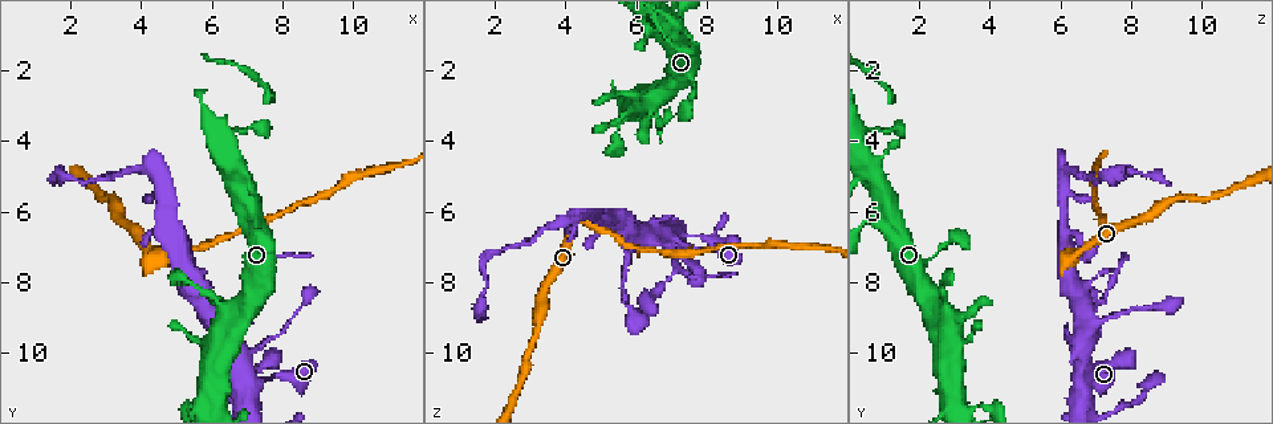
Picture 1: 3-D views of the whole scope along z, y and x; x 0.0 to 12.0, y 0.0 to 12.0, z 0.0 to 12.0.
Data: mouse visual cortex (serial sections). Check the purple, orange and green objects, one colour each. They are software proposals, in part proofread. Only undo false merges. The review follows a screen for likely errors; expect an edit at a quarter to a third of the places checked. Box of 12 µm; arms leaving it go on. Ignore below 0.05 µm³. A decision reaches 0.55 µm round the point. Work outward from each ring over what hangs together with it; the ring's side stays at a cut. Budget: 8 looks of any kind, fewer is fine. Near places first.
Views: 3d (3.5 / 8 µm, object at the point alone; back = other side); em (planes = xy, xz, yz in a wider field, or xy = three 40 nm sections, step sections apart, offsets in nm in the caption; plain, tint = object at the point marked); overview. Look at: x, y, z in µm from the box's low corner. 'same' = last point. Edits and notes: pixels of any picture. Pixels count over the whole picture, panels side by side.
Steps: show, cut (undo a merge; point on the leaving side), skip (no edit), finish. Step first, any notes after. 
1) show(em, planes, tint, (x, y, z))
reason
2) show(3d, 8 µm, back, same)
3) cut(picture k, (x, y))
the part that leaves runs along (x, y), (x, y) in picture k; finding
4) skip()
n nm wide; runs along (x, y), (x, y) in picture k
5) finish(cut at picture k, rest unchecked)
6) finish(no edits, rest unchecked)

show(3d, 3.5 µm, (6.9, 8.7, 7.0))
thick turns thin

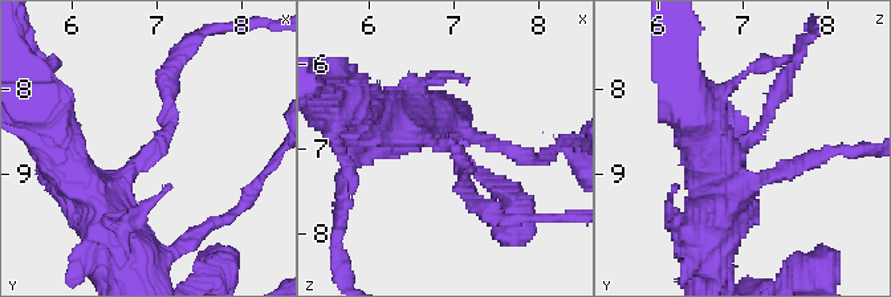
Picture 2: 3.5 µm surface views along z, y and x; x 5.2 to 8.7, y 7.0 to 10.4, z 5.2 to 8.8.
show(em, xy, step 3, plain, (6.90, 8.75, 6.90))

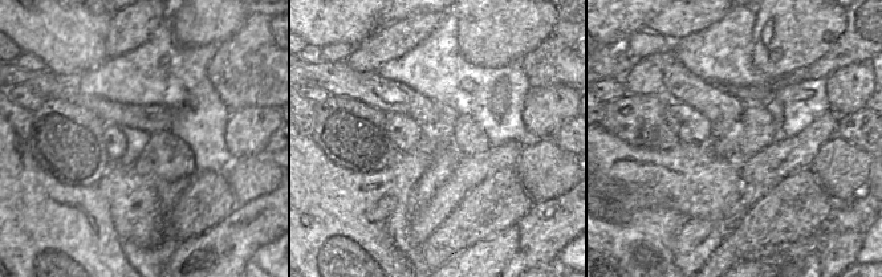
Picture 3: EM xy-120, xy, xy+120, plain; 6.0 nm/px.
show(em, xy, step 3, tint, same)
with the object marked

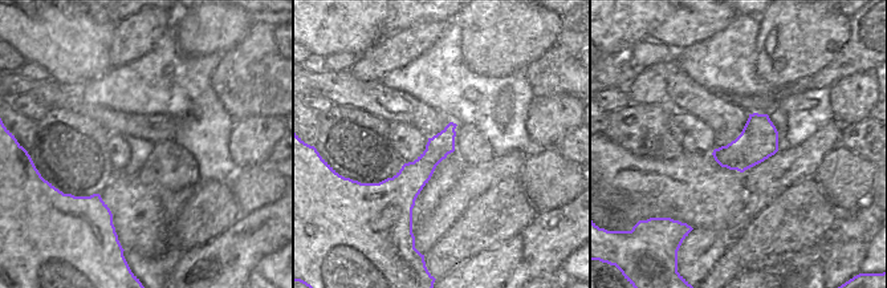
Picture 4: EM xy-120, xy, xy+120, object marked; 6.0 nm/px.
skip()
runs along (451, 126), (405, 186), (409, 228) in picture 4; one cell here

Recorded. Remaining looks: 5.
show(3d, 3.5 µm, (3.7, 4.8, 6.3))
thick turns thin

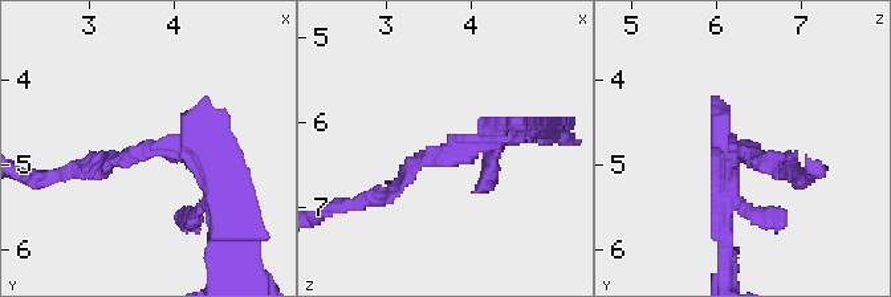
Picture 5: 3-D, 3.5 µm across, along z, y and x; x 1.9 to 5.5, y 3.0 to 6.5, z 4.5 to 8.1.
show(em, xy, step 5, tint, (3.75, 4.80, 6.35))

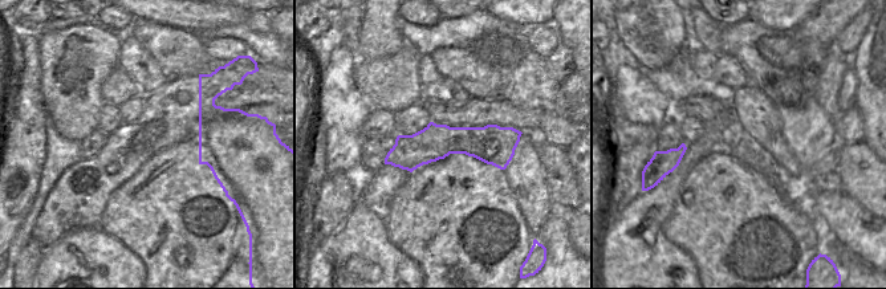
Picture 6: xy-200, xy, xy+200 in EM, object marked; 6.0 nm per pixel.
skip()
arms of 150, 300 nm; runs along (516, 131), (414, 162), (382, 195) in picture 5; one cell here

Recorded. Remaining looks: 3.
show(3d, 3.5 µm, (4.3, 7.3, 6.2))
sharp bend

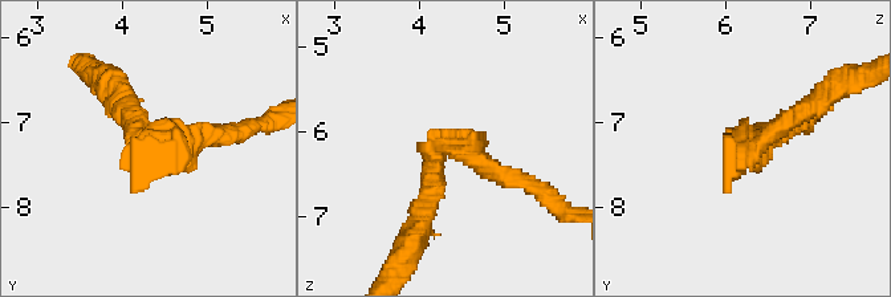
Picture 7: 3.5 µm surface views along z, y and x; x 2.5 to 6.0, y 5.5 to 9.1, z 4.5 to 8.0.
show(em, xy, step 5, tint, (4.30, 7.30, 6.10))
arms of 250, 300 nm

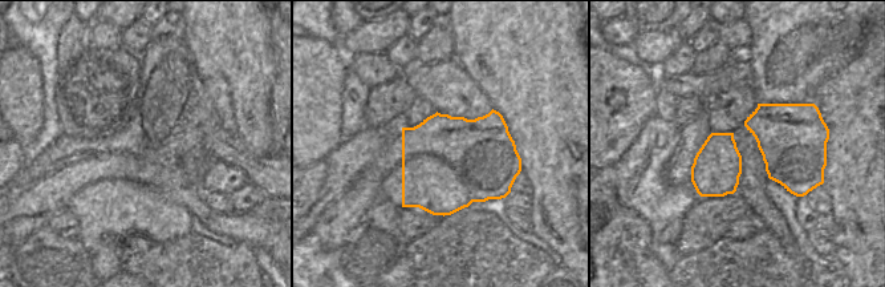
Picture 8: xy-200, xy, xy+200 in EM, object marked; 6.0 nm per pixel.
cut(picture 7, (137, 151))
550 nm wide; the part that leaves runs along (135, 133), (139, 150), (222, 133) in picture 7; a second cell is stuck on

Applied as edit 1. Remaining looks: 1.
finish(cut at picture 7, rest unchecked)

